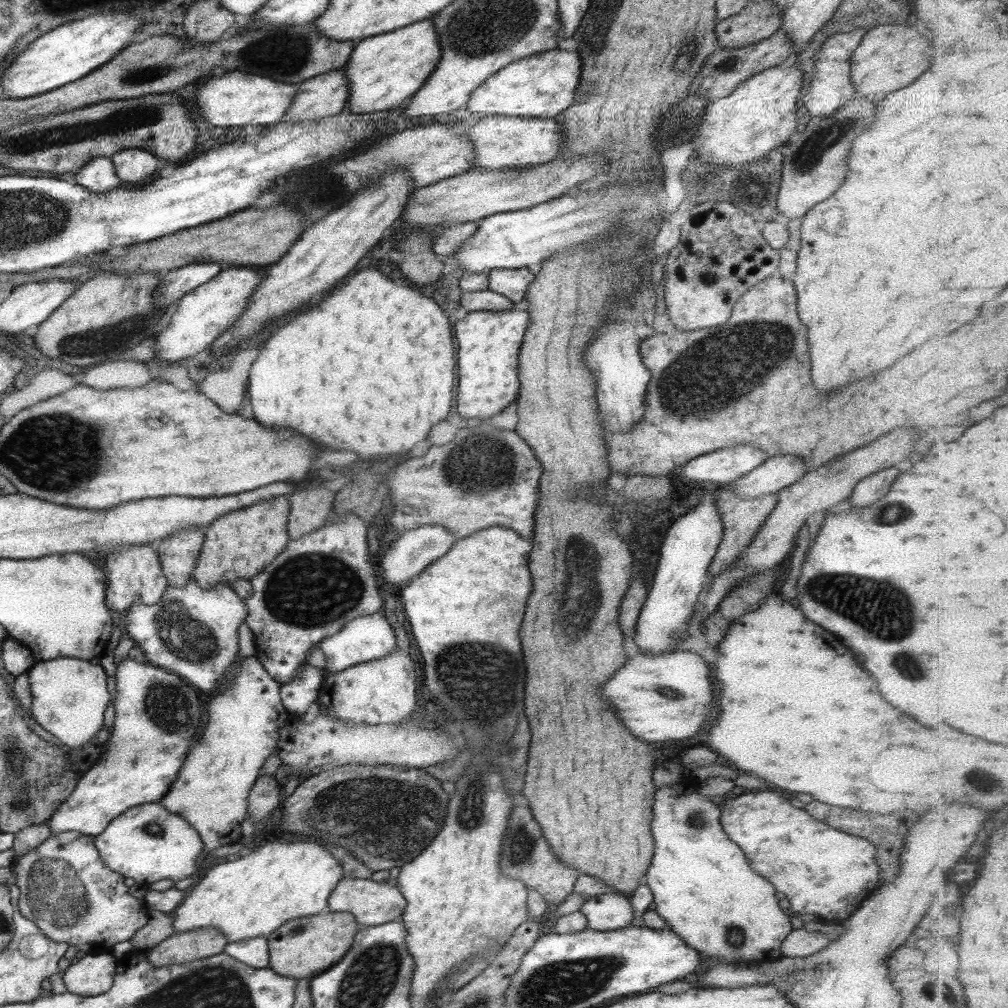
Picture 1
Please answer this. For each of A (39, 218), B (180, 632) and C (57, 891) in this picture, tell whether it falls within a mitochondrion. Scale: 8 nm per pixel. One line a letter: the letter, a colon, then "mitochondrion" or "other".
A: mitochondrion
B: mitochondrion
C: mitochondrion

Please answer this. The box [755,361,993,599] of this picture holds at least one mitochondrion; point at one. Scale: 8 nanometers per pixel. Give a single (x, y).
(888, 516)

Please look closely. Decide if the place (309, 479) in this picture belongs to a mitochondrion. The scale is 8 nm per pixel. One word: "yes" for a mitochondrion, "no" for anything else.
no

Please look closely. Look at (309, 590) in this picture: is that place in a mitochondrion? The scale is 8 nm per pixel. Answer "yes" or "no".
yes

